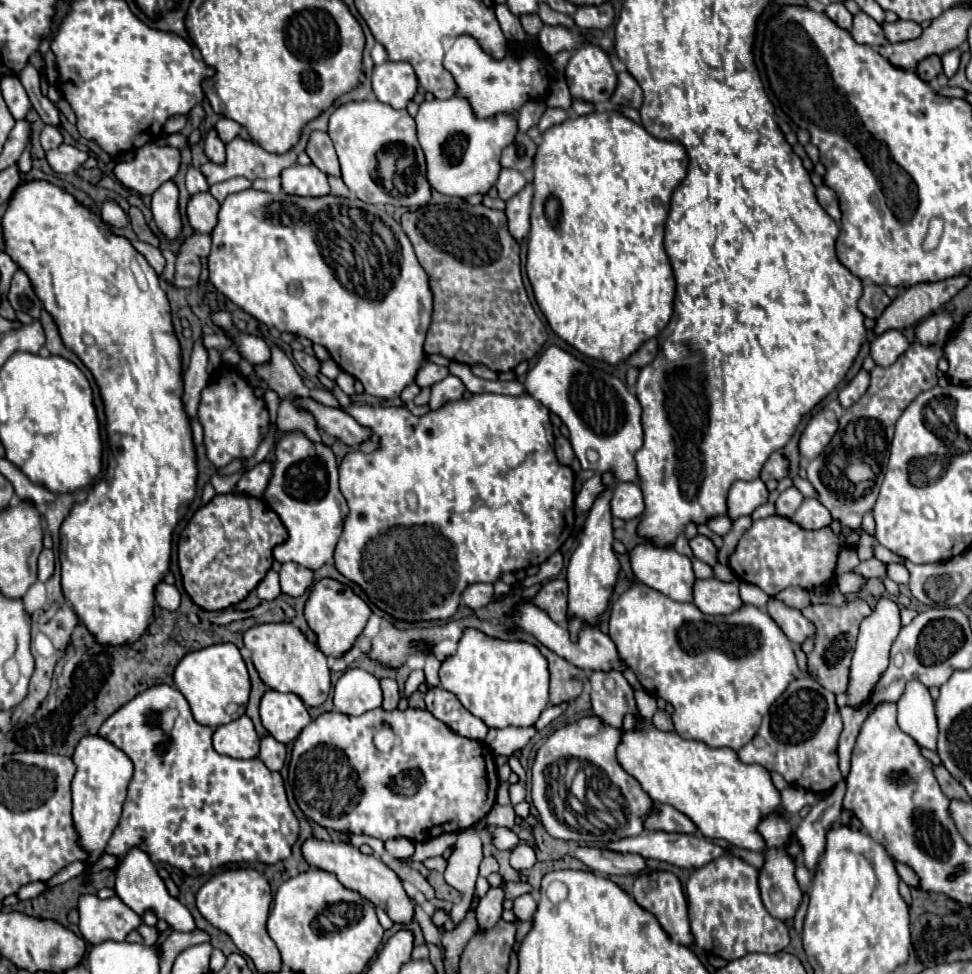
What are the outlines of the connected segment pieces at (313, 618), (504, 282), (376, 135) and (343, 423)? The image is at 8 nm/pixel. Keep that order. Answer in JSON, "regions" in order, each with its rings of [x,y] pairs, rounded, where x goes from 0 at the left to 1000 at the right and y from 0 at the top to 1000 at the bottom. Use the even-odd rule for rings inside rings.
{"regions":[[[[329,594],[319,605],[319,611],[317,611],[315,621],[313,621],[313,631],[315,631],[317,642],[327,652],[327,664],[335,672],[348,675],[364,662],[366,654],[372,650],[379,633],[383,631],[383,625],[379,623],[379,619],[372,613],[368,613],[362,607],[362,603],[356,603],[344,594]]],[[[475,204],[459,208],[442,208],[414,221],[414,235],[426,252],[432,272],[438,276],[447,301],[447,323],[438,344],[436,362],[457,364],[479,375],[500,375],[510,383],[531,379],[539,369],[547,369],[562,352],[562,336],[553,328],[535,278],[535,254],[525,243],[519,217],[508,217],[498,210],[481,210]]],[[[374,102],[374,104],[358,104],[350,108],[342,118],[337,126],[337,139],[342,141],[342,147],[346,151],[348,163],[350,163],[350,180],[356,192],[377,208],[385,210],[397,210],[403,208],[407,213],[432,213],[442,206],[442,190],[436,182],[436,161],[428,143],[428,128],[426,122],[418,112],[403,112],[401,108],[395,108],[387,102]],[[397,147],[416,147],[426,155],[426,163],[434,167],[434,176],[430,184],[426,184],[426,198],[403,202],[389,186],[389,157],[395,153]]],[[[302,410],[302,414],[311,420],[317,420],[323,426],[323,430],[327,432],[329,440],[348,449],[358,459],[370,459],[374,453],[379,453],[383,449],[383,440],[366,434],[360,426],[356,426],[350,420],[327,416],[321,410]]]]}

